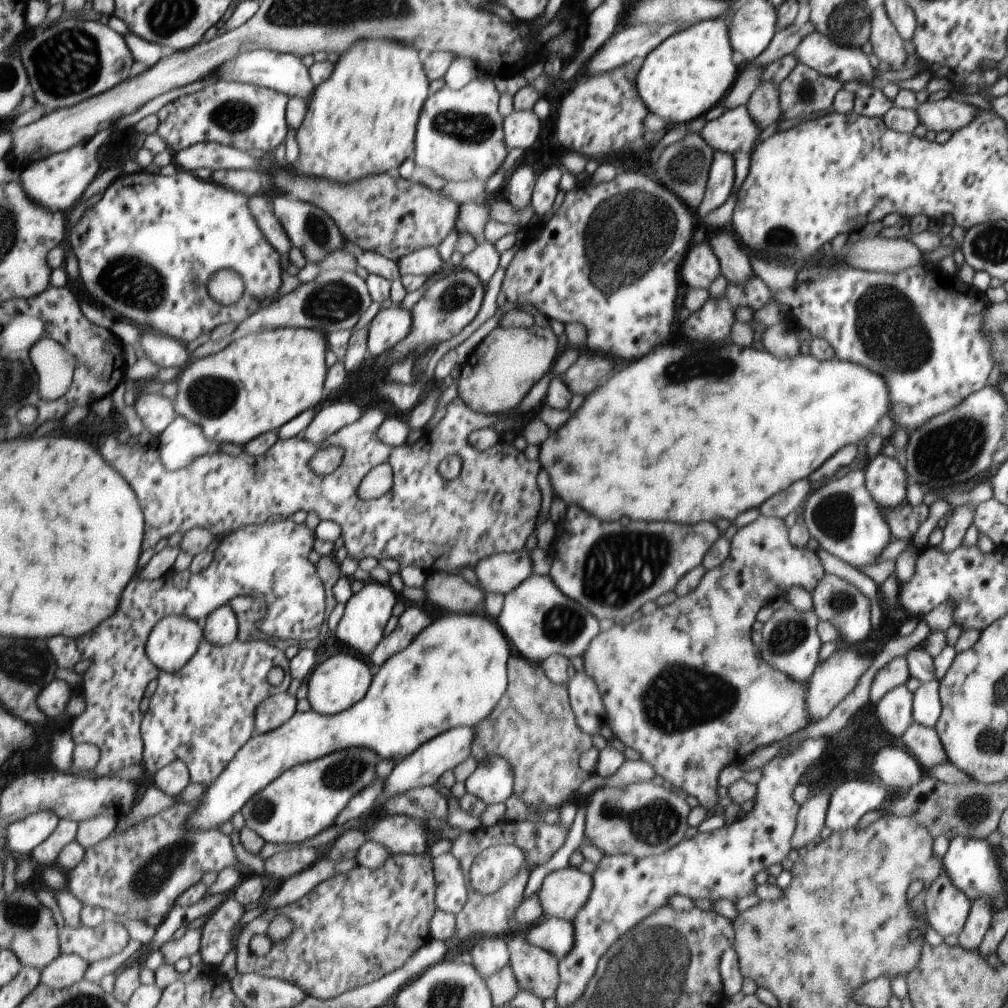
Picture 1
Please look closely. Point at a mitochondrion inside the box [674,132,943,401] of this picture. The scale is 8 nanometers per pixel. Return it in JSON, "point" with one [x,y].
{"point":[891,331]}

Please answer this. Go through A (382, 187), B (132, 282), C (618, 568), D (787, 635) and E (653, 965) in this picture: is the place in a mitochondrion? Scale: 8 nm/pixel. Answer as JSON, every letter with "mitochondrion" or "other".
{"A":"other","B":"mitochondrion","C":"mitochondrion","D":"mitochondrion","E":"mitochondrion"}

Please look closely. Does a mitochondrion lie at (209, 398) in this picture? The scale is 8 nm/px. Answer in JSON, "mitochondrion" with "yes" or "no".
{"mitochondrion":"yes"}

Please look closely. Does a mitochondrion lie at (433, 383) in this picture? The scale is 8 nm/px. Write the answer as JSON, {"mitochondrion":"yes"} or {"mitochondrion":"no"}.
{"mitochondrion":"no"}

